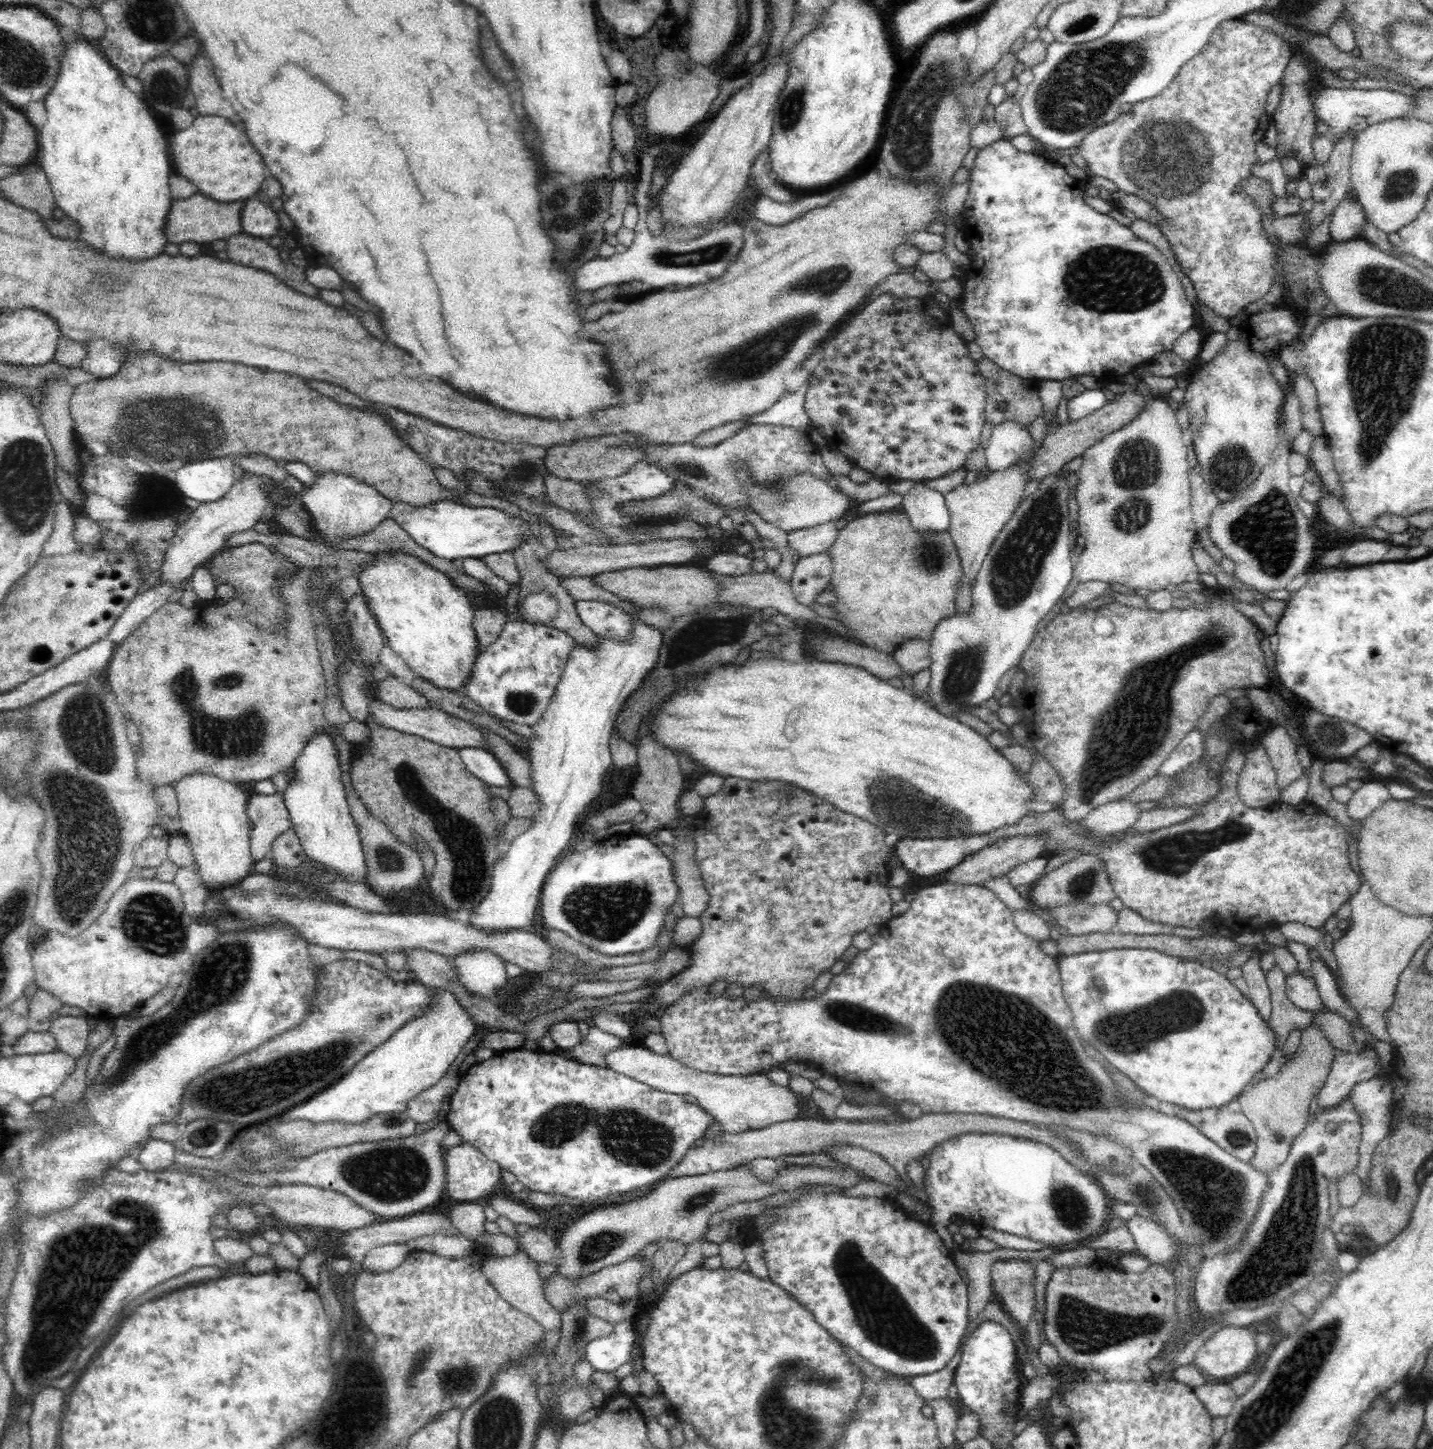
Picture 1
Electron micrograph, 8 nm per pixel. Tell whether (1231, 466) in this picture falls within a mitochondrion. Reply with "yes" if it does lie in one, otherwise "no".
yes

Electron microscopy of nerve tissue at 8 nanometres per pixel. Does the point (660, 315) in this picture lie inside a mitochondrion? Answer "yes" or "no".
no

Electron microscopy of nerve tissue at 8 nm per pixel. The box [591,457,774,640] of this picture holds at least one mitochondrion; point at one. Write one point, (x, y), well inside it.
(701, 473)

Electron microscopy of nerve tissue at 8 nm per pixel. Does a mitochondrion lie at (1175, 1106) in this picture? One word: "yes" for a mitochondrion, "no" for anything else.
no

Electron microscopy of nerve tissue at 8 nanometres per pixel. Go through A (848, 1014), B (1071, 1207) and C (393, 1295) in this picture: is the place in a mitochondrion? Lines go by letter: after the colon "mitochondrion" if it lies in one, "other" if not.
A: mitochondrion
B: mitochondrion
C: other

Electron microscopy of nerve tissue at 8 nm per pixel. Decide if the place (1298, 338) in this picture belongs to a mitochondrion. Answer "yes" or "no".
no

